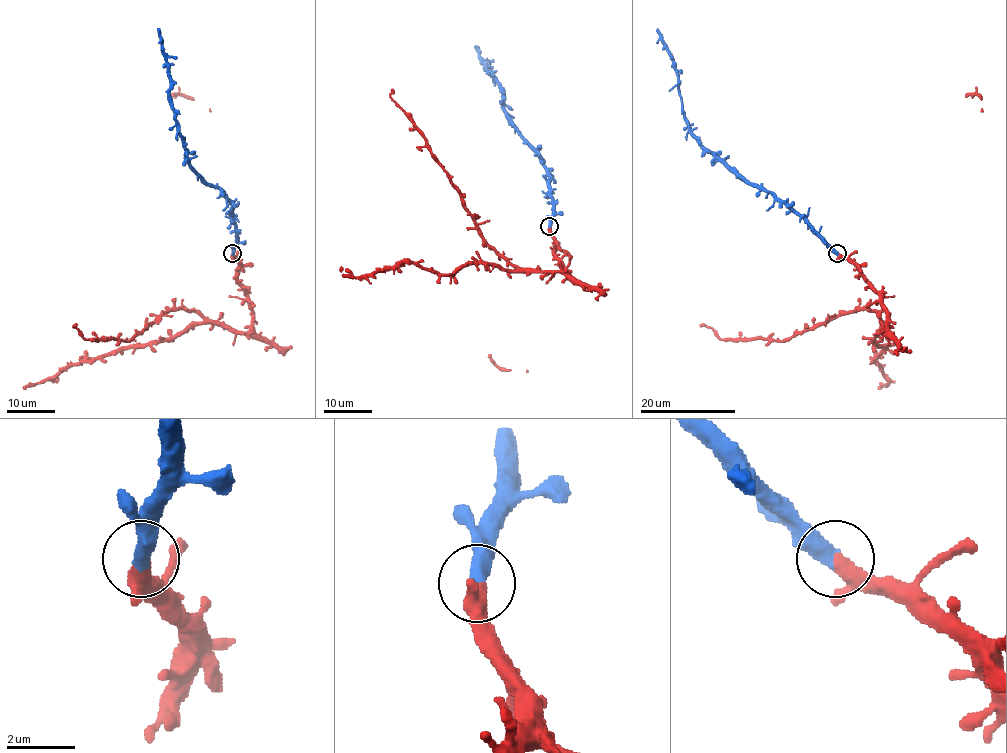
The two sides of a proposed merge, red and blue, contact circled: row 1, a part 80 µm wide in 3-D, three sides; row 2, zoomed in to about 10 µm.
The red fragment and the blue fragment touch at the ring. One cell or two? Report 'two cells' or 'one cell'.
one cell

